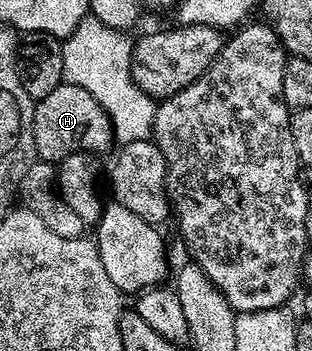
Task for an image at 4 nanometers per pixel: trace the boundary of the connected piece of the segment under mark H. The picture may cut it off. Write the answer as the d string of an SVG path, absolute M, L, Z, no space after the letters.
M70 83L59 84L46 98L35 101L32 110L32 133L39 159L59 162L72 152L101 154L114 144L112 123L108 115L82 90L82 86Z

